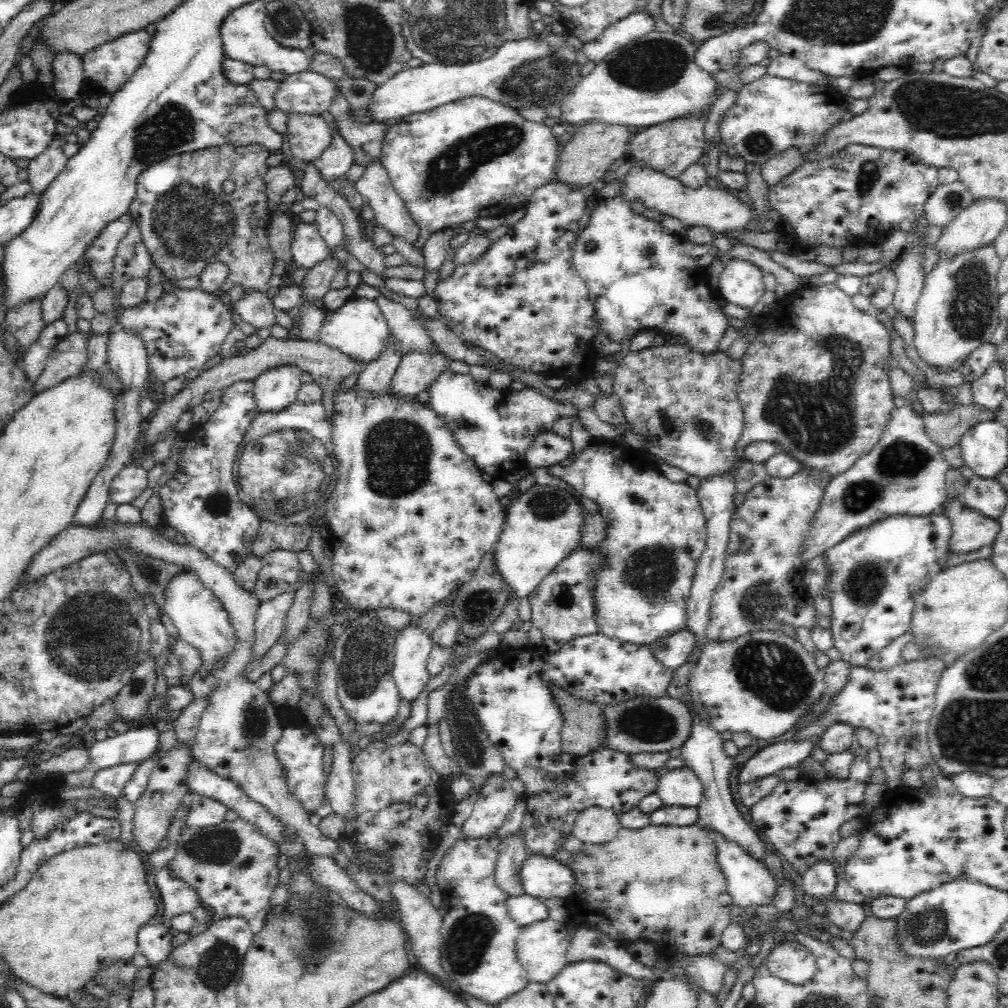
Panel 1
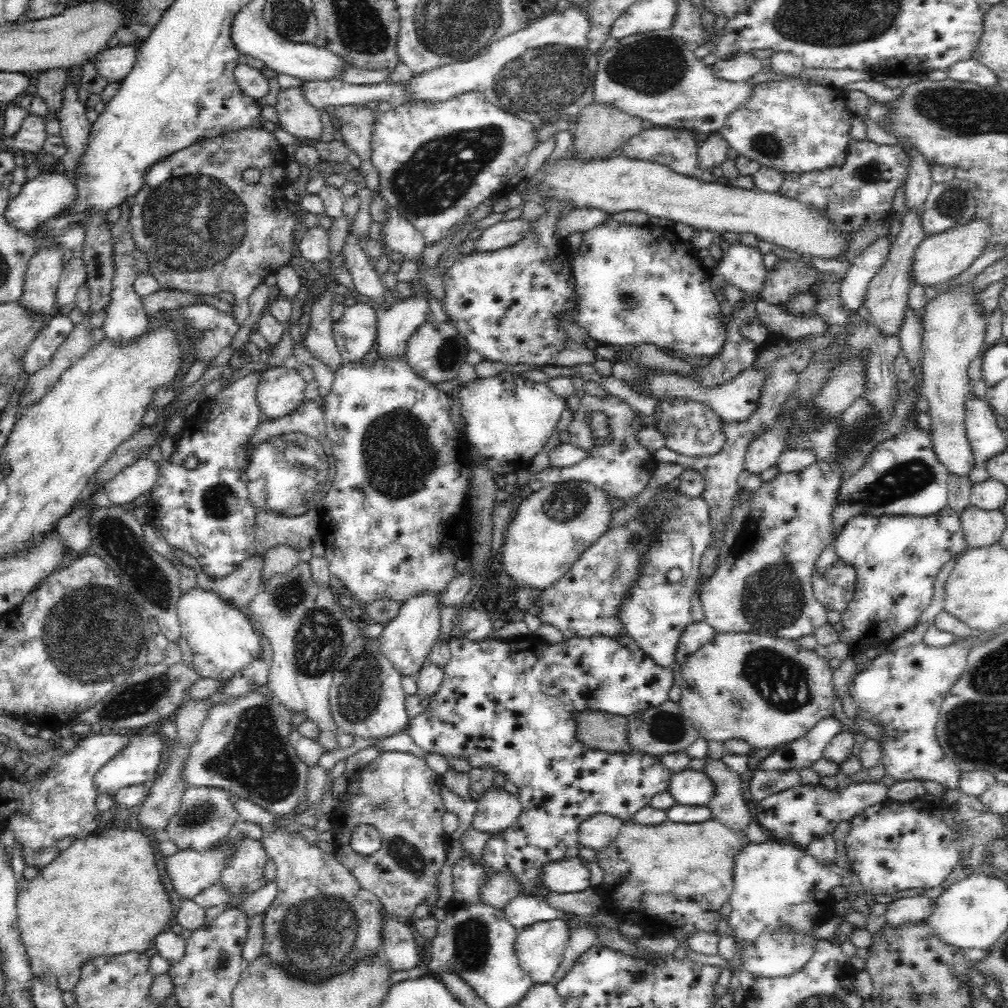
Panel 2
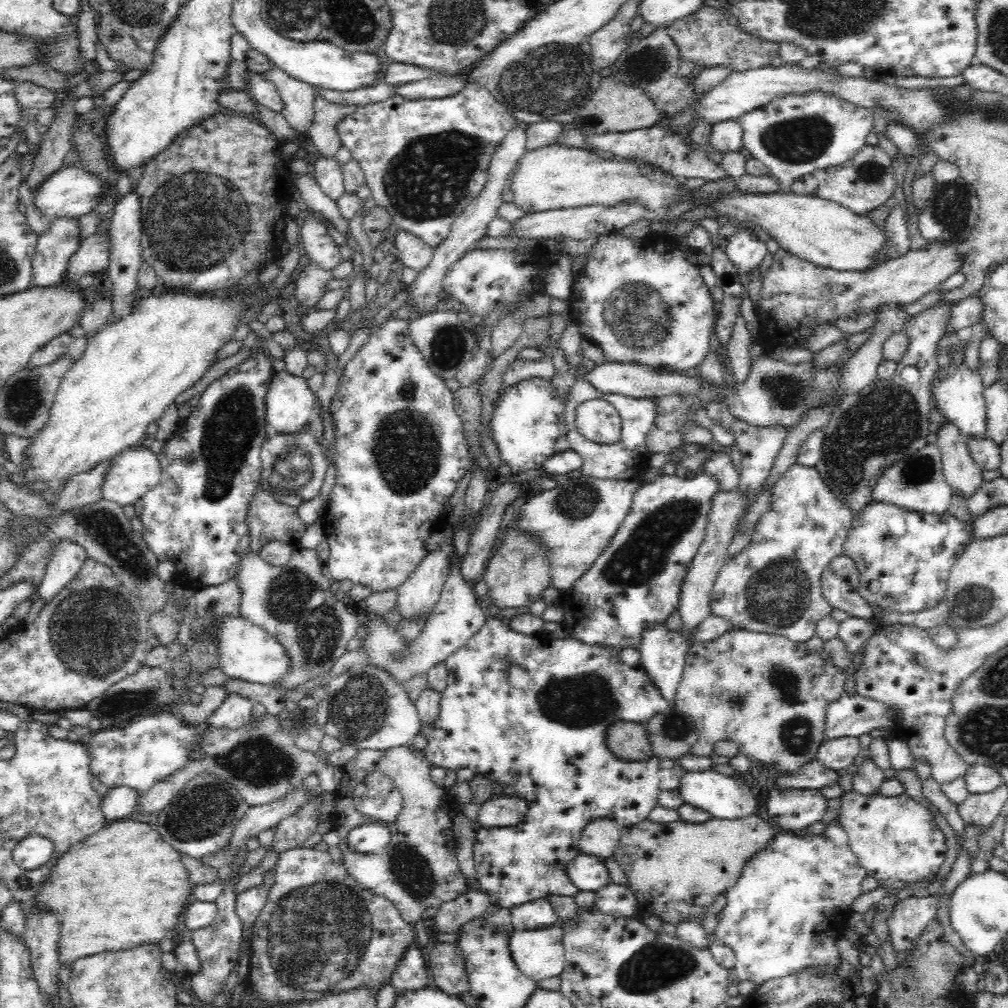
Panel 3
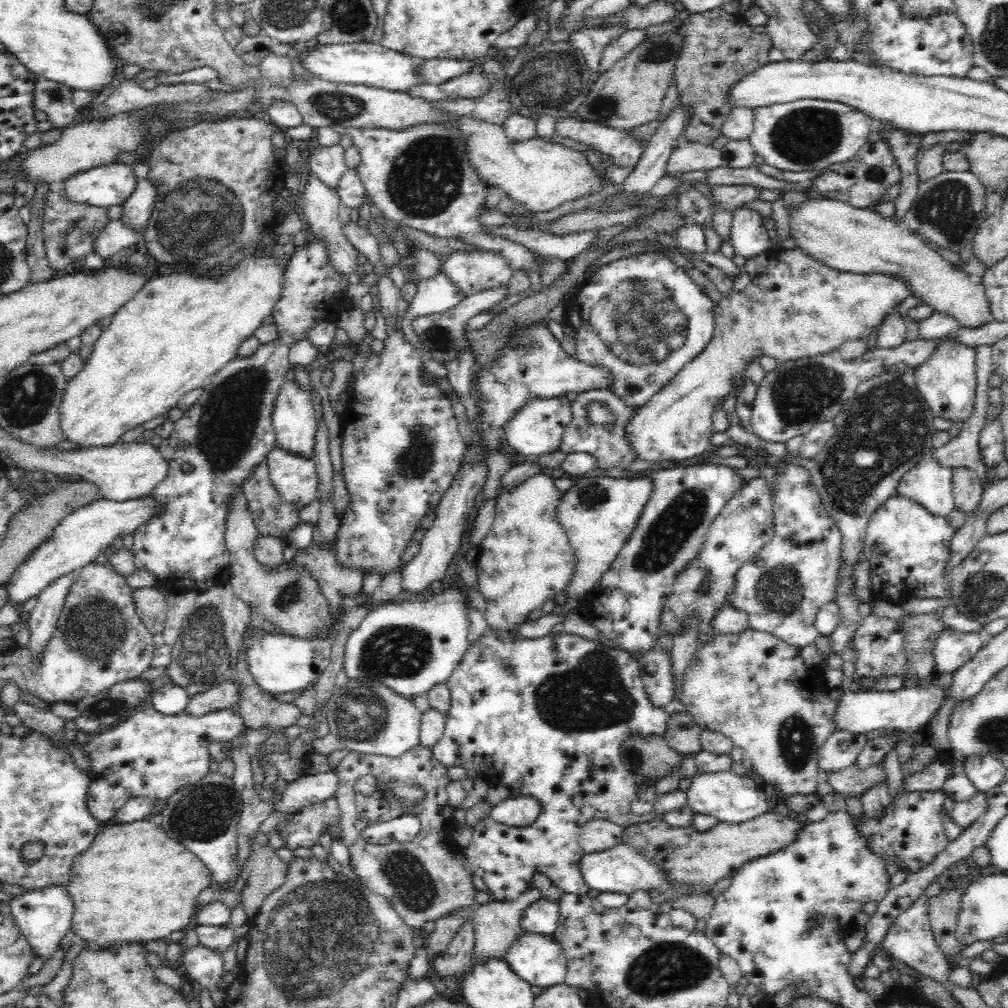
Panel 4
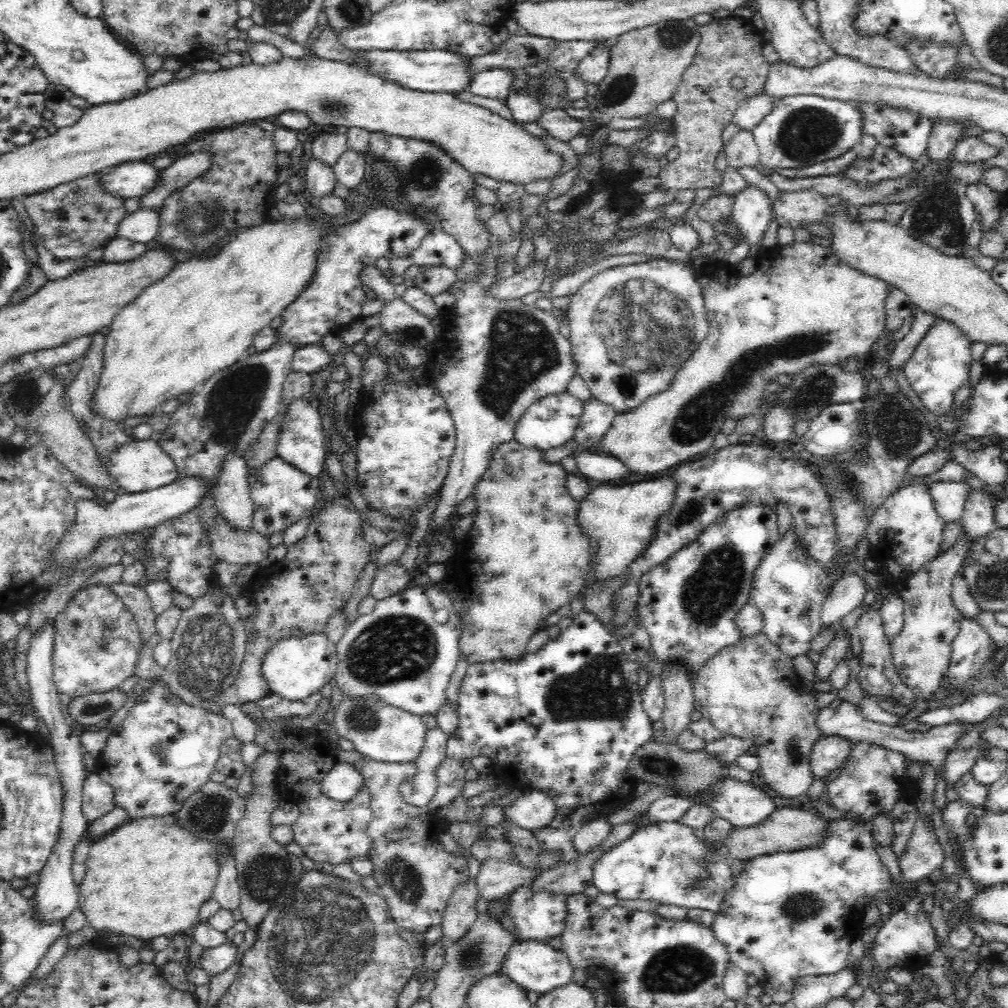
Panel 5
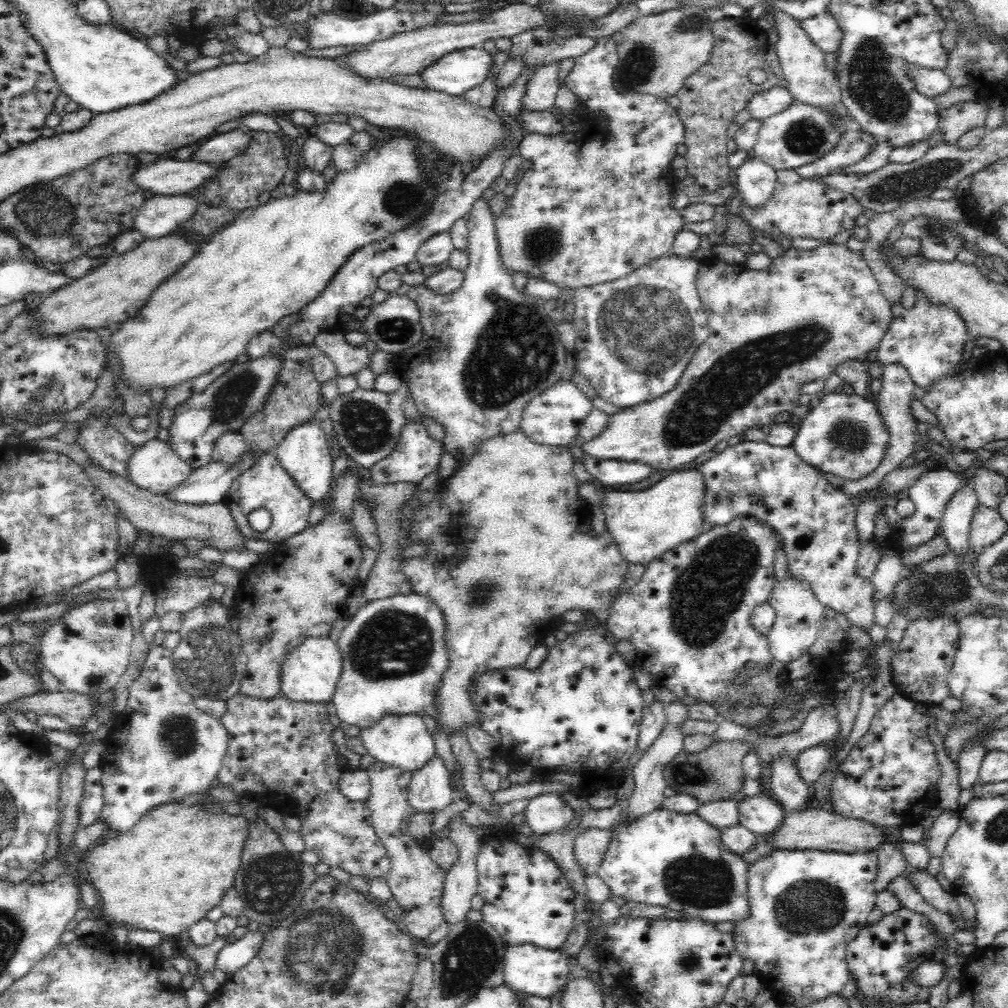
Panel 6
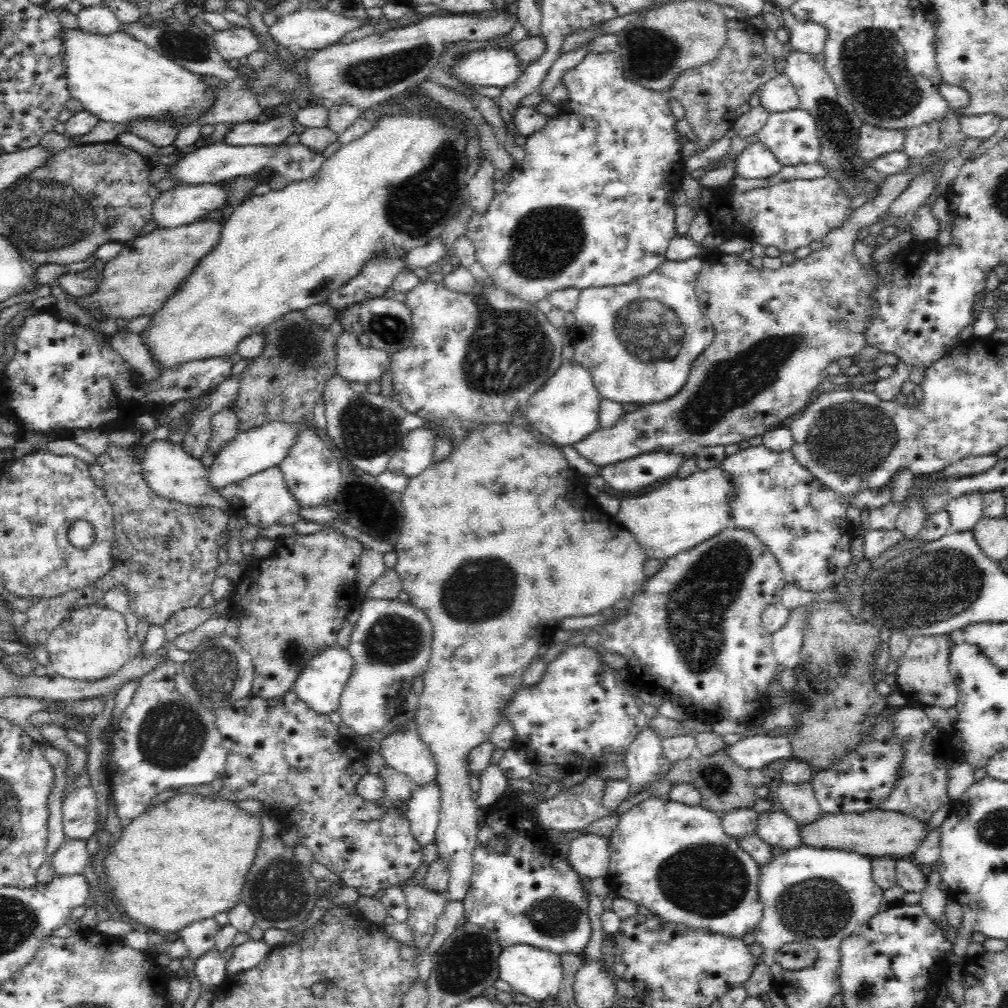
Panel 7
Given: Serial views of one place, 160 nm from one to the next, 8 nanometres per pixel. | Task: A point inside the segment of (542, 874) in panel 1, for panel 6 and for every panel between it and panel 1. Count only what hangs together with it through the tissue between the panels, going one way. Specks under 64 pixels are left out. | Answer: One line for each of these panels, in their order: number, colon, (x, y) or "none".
2: (569, 875)
3: (587, 872)
4: (621, 868)
5: (663, 861)
6: (674, 860)

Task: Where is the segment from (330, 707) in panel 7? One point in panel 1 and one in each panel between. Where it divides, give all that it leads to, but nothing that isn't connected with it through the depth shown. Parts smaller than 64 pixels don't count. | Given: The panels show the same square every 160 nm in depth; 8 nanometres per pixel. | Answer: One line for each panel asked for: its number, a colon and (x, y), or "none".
1: (201, 620)
2: (223, 643)
3: (246, 652)
4: (279, 664)
5: (294, 668)
6: (310, 673)

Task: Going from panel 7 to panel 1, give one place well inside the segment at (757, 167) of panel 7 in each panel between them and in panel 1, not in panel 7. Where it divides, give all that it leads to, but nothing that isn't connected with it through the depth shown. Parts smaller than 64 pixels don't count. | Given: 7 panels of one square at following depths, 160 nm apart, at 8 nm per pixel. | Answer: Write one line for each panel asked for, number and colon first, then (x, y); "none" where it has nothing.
1: (740, 284)
2: (741, 266)
3: (744, 250)
4: (748, 236)
5: (752, 212)
6: (756, 181)

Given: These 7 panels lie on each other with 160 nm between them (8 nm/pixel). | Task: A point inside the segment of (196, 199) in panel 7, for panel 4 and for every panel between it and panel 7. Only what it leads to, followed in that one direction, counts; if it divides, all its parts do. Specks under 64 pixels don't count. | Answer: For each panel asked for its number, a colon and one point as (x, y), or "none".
4: (115, 236)
5: (142, 226)
6: (159, 216)

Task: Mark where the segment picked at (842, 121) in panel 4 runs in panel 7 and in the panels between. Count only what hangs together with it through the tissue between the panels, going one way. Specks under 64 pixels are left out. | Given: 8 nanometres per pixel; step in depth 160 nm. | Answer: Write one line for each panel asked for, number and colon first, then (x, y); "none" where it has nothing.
5: (802, 130)
6: (800, 134)
7: (792, 138)

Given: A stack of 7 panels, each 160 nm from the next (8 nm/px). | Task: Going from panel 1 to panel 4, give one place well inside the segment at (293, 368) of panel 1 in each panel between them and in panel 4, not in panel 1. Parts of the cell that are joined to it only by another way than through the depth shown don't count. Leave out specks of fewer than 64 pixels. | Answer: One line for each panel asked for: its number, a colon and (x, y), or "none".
2: (280, 390)
3: (289, 402)
4: (294, 420)

